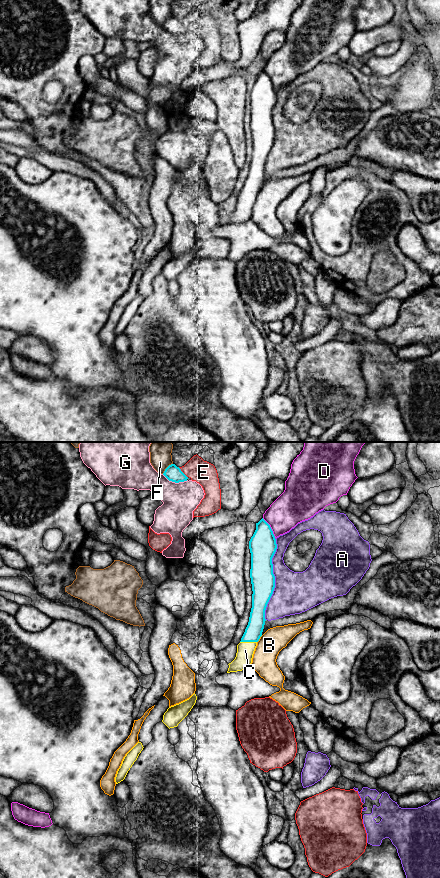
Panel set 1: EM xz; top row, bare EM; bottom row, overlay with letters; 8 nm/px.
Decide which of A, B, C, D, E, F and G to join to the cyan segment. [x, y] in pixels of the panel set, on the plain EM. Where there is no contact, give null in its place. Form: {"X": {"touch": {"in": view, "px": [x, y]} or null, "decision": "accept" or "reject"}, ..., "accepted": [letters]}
{"A": {"touch": {"in": "xz", "px": [274, 131]}, "decision": "reject"}, "B": {"touch": {"in": "xz", "px": [259, 190]}, "decision": "reject"}, "C": {"touch": {"in": "xz", "px": [248, 193]}, "decision": "accept"}, "D": {"touch": {"in": "xz", "px": [270, 80]}, "decision": "reject"}, "E": {"touch": {"in": "xz", "px": [182, 24]}, "decision": "reject"}, "F": {"touch": {"in": "xz", "px": [166, 20]}, "decision": "reject"}, "G": {"touch": {"in": "xz", "px": [175, 34]}, "decision": "reject"}, "accepted": ["C"]}

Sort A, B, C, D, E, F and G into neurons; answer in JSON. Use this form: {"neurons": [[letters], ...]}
{"neurons": [["A"], ["B"], ["C"], ["D"], ["E"], ["F"], ["G"]]}

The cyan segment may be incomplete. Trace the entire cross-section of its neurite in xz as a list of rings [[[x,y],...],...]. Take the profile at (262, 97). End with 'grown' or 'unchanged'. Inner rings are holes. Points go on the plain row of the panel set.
[[[262,70],[249,93],[251,105],[250,130],[252,136],[252,160],[245,184],[237,197],[235,211],[229,215],[227,225],[251,219],[257,194],[265,177],[265,162],[275,140],[272,110],[276,104],[276,91],[270,77]]]; grown

